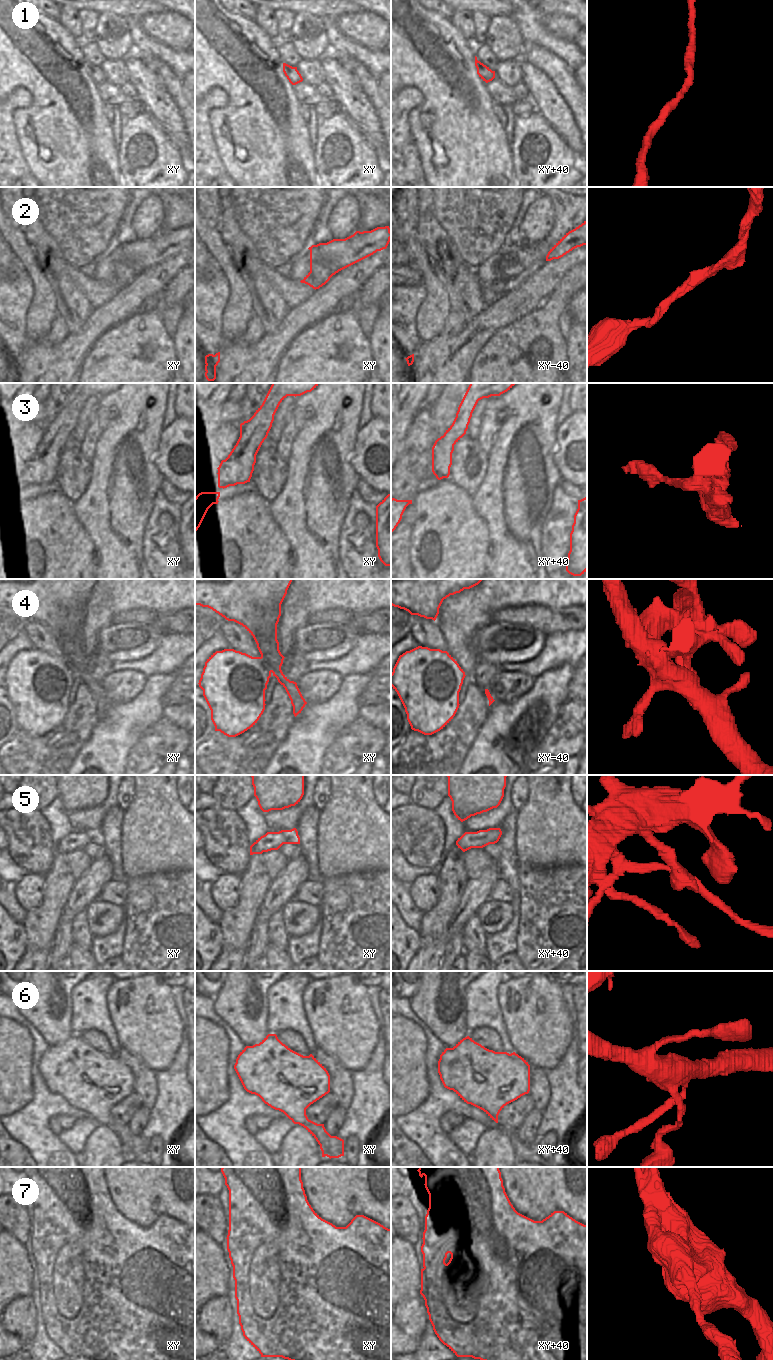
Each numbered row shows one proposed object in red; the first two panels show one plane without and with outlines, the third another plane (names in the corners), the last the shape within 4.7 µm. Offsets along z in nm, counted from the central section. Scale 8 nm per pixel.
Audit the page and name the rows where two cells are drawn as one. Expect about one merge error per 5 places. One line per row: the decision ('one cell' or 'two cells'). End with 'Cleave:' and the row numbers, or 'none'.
1: one cell
2: one cell
3: one cell
4: two cells
5: two cells
6: one cell
7: two cells
Cleave: 4, 5, 7

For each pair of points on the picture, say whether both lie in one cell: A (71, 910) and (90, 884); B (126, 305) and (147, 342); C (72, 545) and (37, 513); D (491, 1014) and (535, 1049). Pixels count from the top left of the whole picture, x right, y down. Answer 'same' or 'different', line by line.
A: same
B: different
C: same
D: different

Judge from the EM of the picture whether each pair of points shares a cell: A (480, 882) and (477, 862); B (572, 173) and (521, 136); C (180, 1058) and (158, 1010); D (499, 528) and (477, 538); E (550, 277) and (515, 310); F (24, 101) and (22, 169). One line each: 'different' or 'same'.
A: different
B: same
C: different
D: different
E: same
F: same

